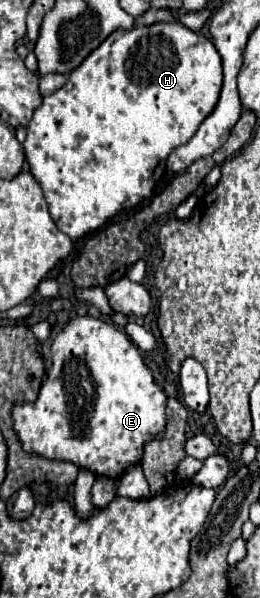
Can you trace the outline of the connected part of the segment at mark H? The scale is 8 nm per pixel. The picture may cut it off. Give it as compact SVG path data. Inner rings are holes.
M155 24L155 26L135 26L131 32L113 32L101 46L97 46L71 74L69 80L63 88L59 88L57 92L53 92L51 96L43 98L43 104L35 110L31 122L27 124L27 138L23 142L23 150L25 150L25 160L29 164L29 170L33 174L33 178L39 182L47 206L49 206L49 214L55 220L57 228L61 232L65 232L71 240L77 240L81 236L85 236L87 232L97 230L99 226L103 226L109 218L113 218L115 214L119 214L121 210L139 206L143 200L153 196L153 186L163 178L165 174L165 162L167 156L173 148L185 144L191 140L191 136L197 132L199 124L211 114L211 110L215 108L217 100L219 100L219 92L221 92L221 84L223 84L223 70L221 70L221 58L219 52L215 50L213 42L197 32L191 32L189 28L185 28L183 24Z

